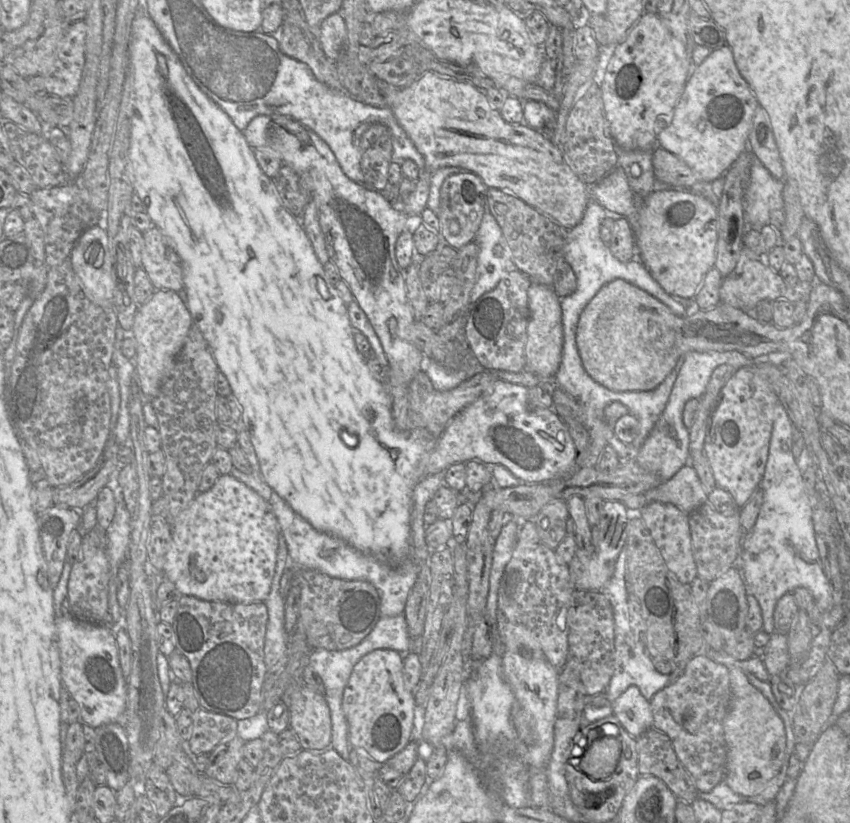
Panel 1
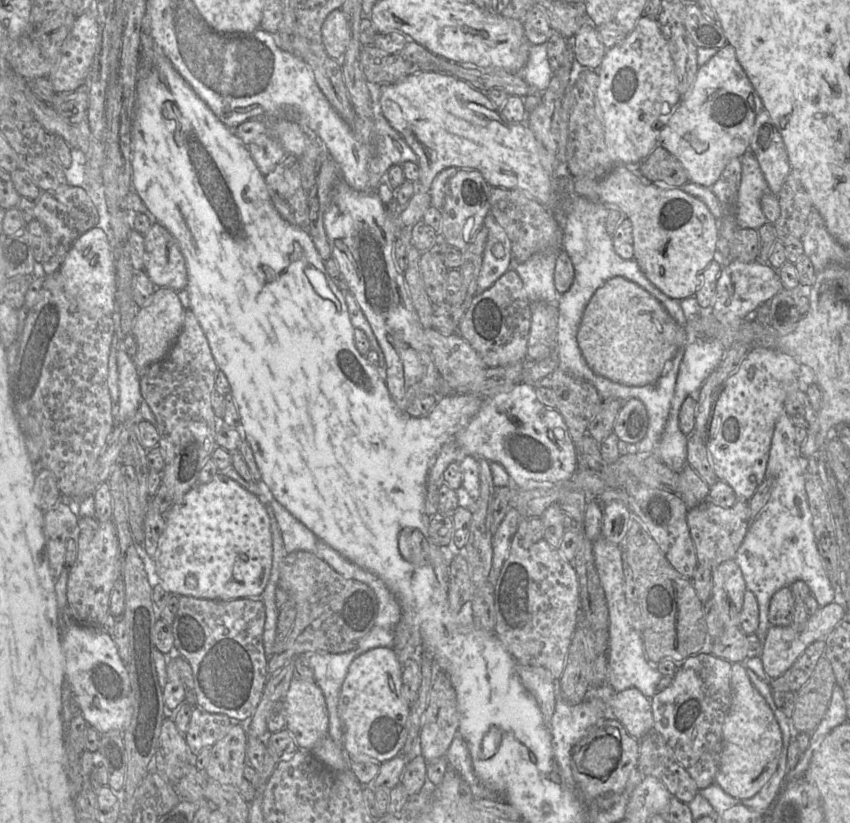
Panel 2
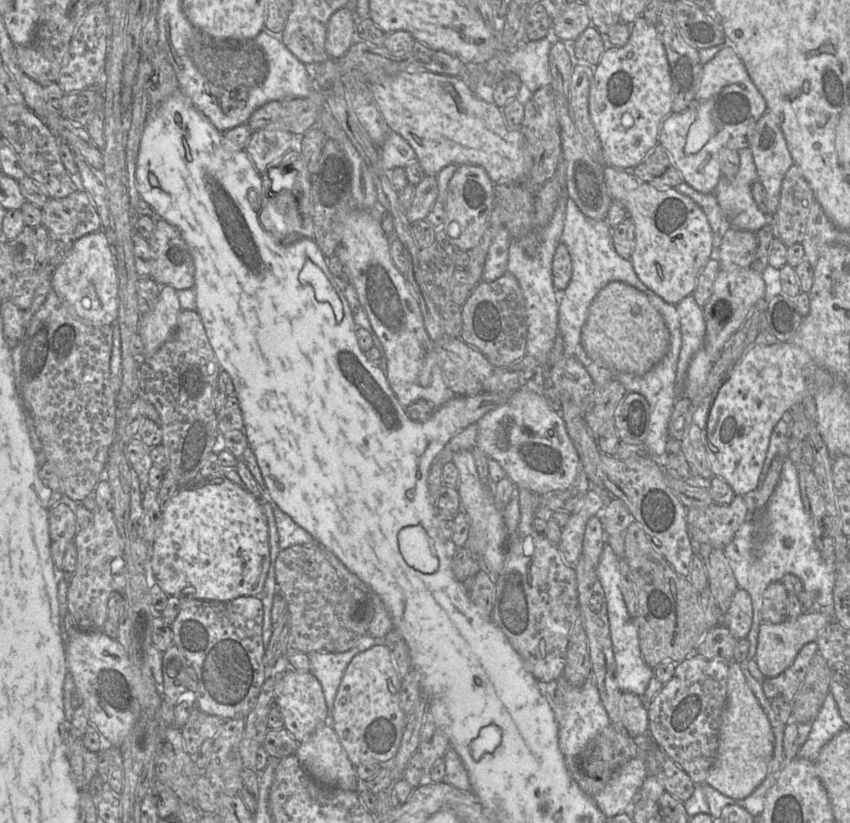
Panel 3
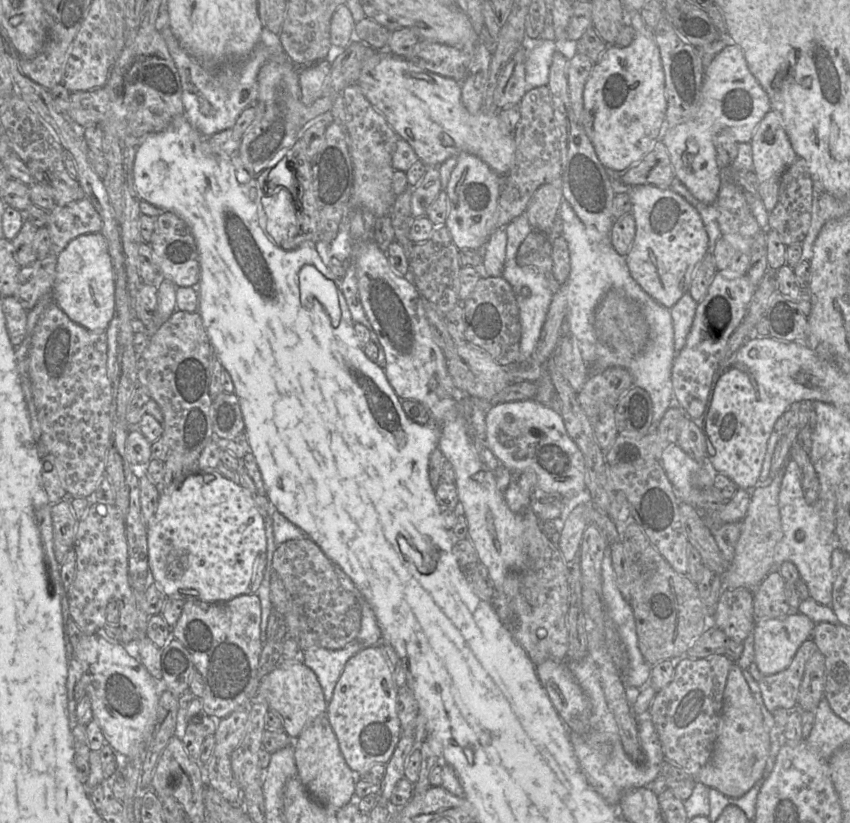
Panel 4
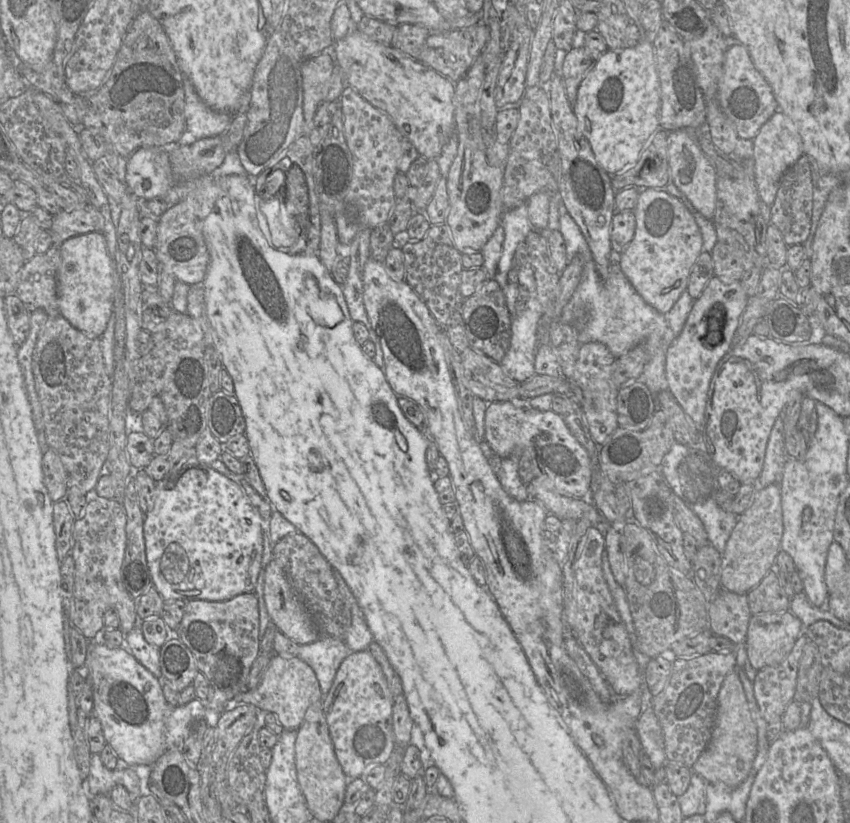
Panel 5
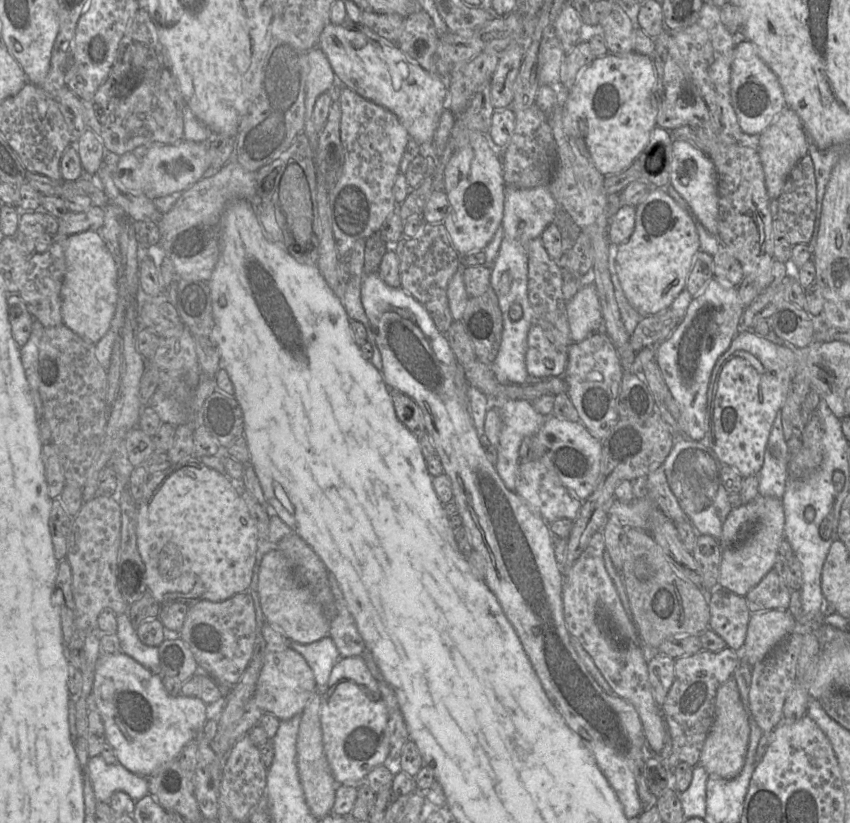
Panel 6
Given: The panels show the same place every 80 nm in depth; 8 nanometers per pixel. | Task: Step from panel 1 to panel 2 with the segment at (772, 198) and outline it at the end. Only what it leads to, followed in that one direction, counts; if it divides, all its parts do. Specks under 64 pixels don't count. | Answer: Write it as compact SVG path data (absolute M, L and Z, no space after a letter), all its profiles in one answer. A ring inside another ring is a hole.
M752 151L741 157L742 176L734 202L734 216L739 228L759 229L767 221L761 198L771 193L759 163Z

